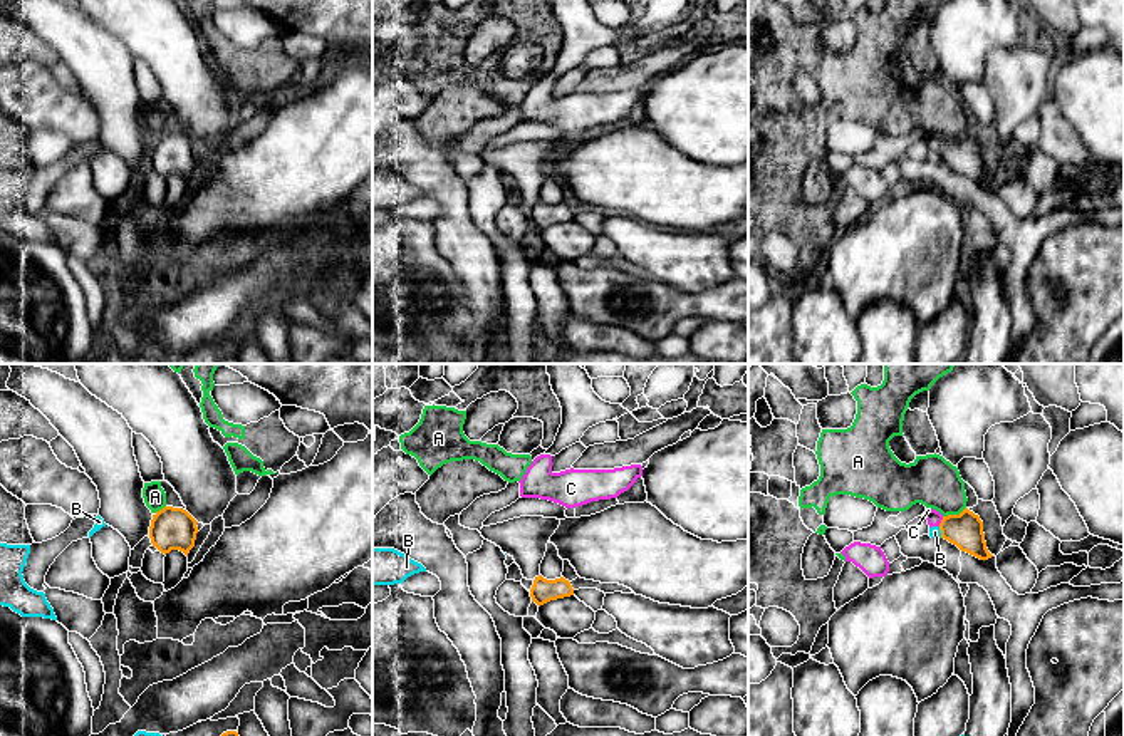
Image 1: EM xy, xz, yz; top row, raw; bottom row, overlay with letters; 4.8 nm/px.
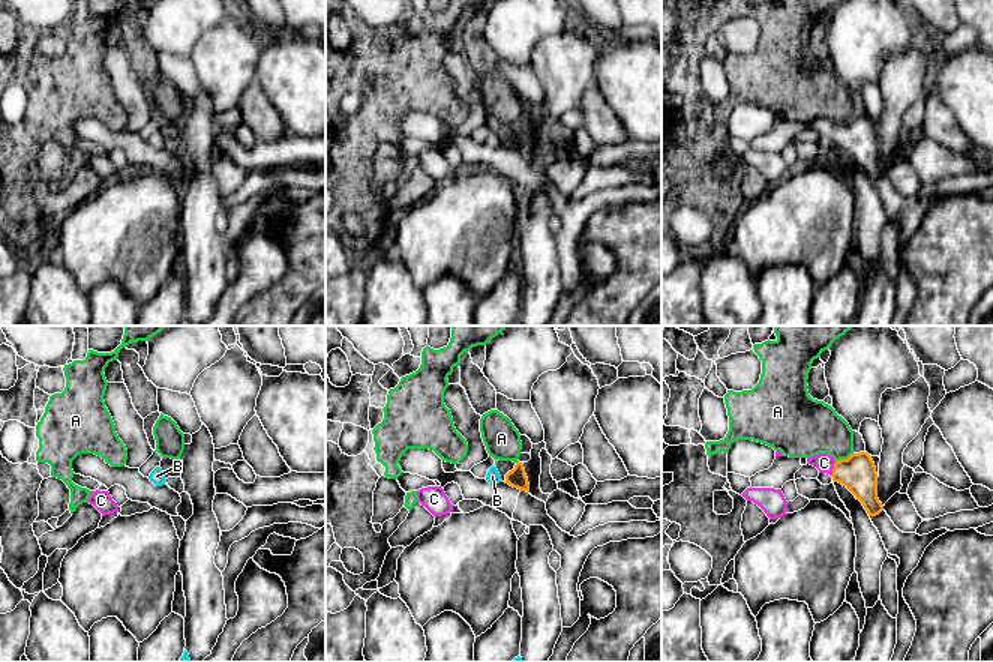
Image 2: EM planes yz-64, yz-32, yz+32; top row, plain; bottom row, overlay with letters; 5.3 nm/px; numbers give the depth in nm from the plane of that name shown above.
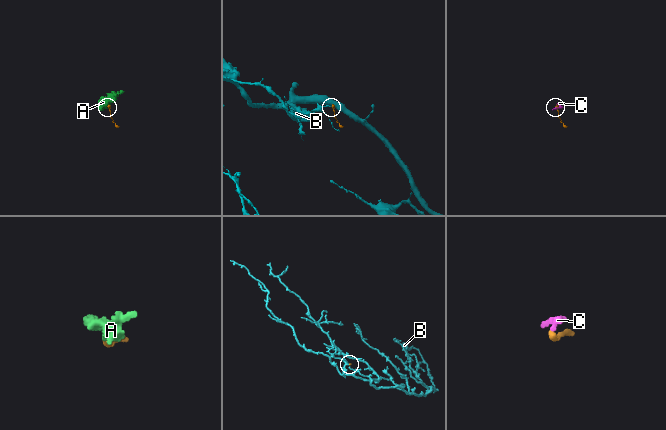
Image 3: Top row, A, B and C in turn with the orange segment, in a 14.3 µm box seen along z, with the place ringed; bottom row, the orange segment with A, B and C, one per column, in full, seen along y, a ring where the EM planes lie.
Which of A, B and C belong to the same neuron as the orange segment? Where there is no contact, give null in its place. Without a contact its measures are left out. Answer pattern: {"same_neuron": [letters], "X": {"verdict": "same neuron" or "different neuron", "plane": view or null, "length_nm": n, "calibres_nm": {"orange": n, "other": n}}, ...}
{"same_neuron": ["C"], "A": {"verdict": "different neuron", "plane": "yz", "length_nm": 120, "calibres_nm": {"orange": 170, "other": 240}}, "B": {"verdict": "different neuron", "plane": "yz", "length_nm": 60, "calibres_nm": {"orange": 170, "other": 60}}, "C": {"verdict": "same neuron", "plane": "yz", "length_nm": 50, "calibres_nm": {"orange": 170, "other": 70}}}

